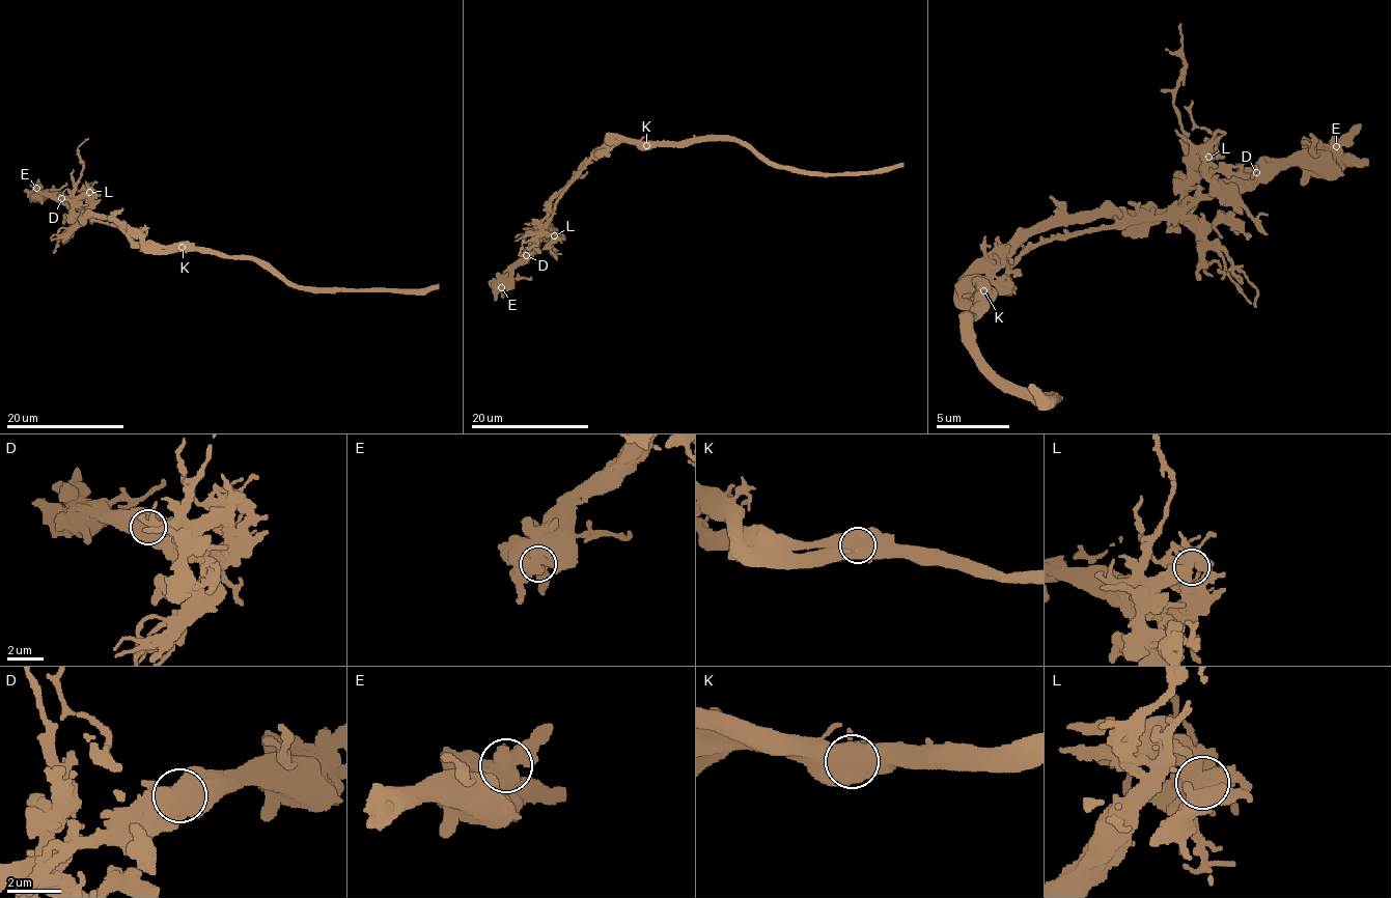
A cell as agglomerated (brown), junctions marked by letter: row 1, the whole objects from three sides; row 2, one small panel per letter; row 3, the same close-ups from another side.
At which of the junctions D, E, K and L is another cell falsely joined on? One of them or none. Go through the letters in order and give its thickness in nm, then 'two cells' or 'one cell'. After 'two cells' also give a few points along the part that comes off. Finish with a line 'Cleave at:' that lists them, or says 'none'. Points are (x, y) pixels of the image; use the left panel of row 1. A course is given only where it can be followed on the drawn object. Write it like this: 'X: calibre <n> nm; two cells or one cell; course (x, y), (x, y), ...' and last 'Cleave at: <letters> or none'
D: calibre 700 nm; one cell
E: calibre 650 nm; one cell
K: calibre 800 nm; two cells; course (183, 247), (151, 247), (134, 243), (117, 226), (91, 219), (47, 195), (30, 192)
L: calibre 700 nm; one cell
Cleave at: K

